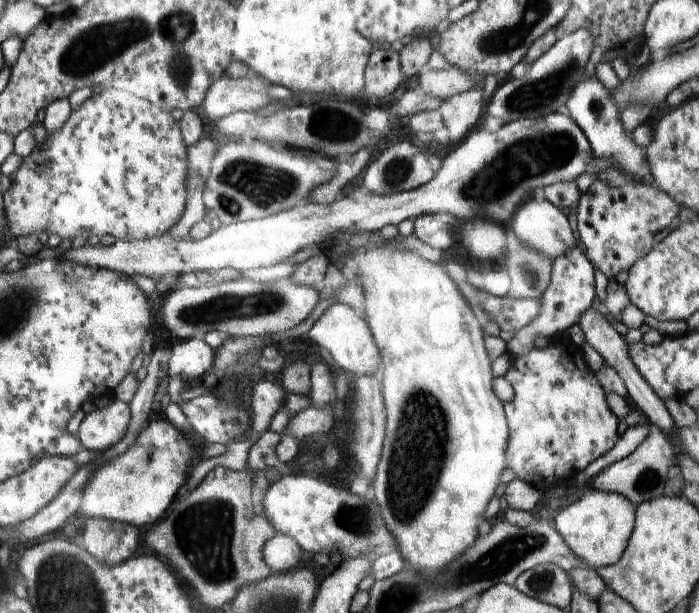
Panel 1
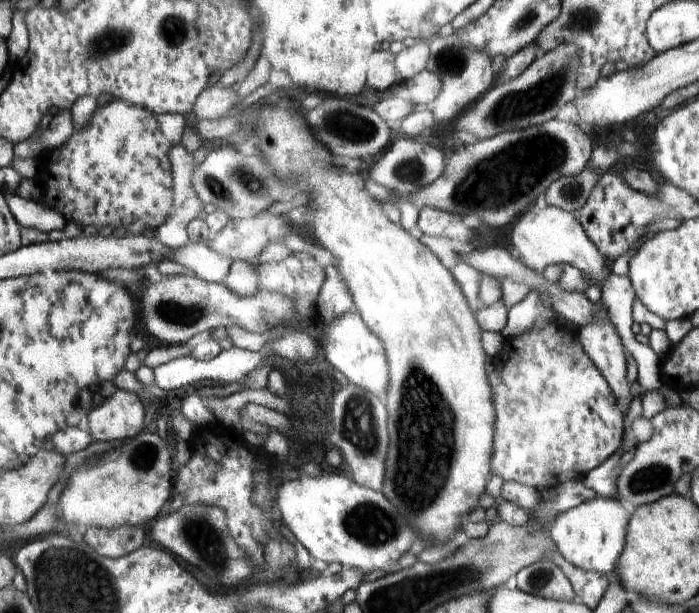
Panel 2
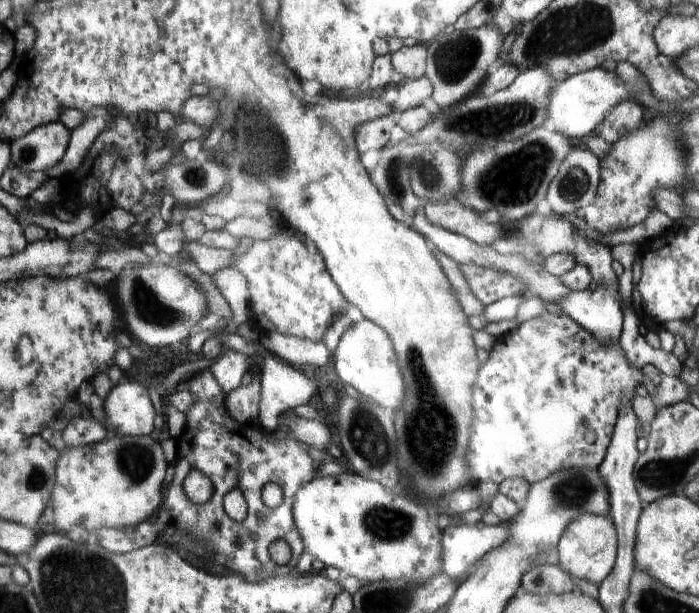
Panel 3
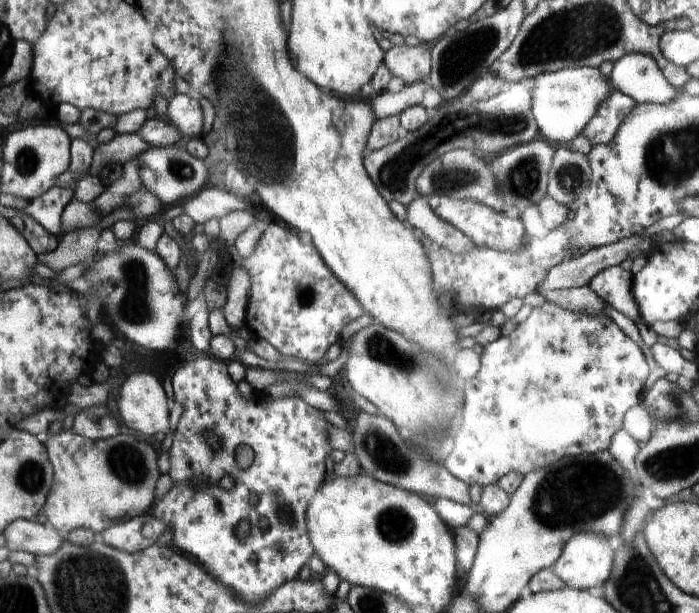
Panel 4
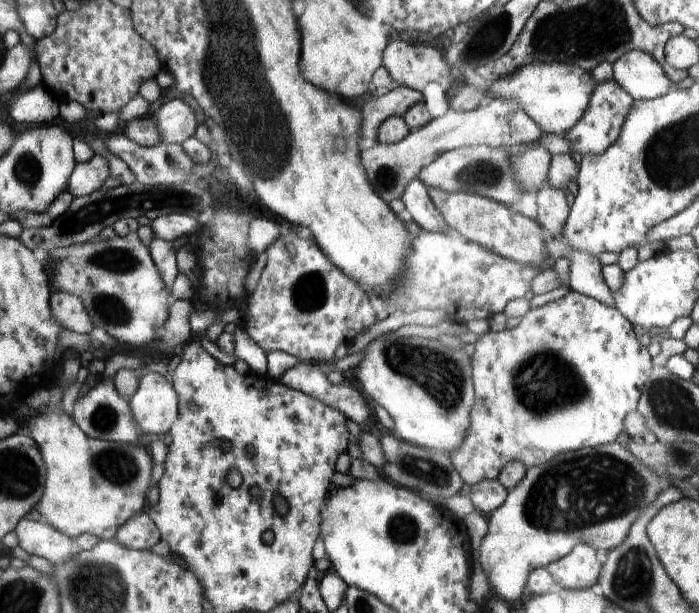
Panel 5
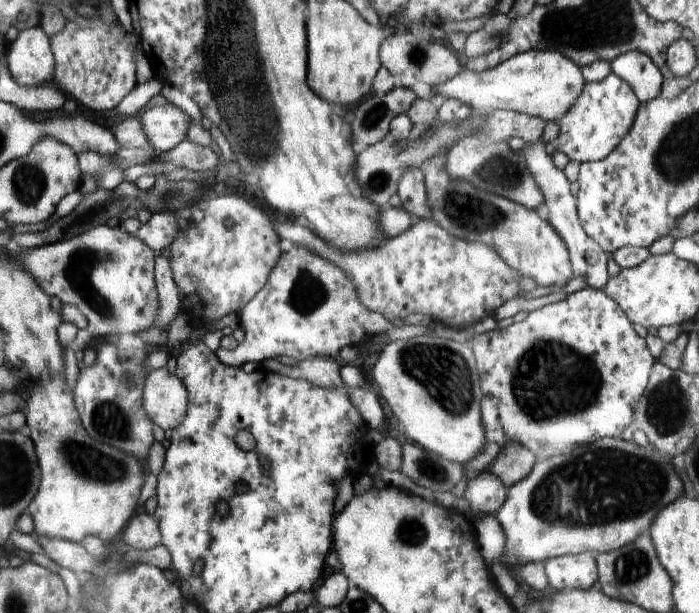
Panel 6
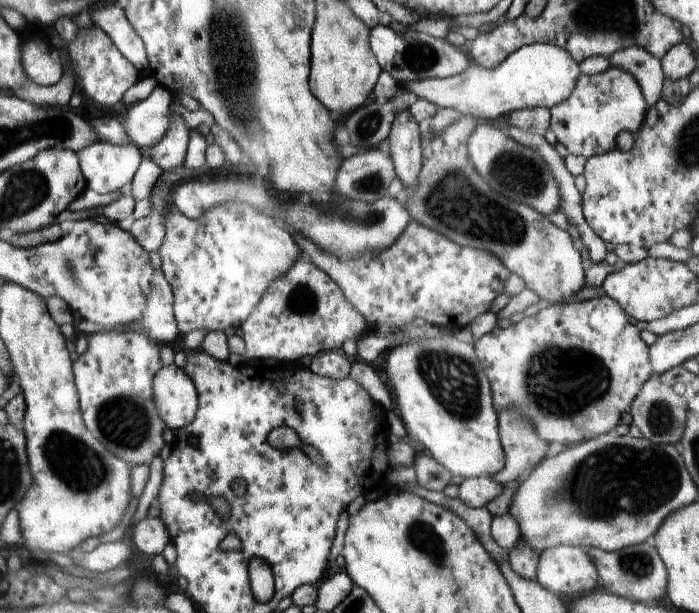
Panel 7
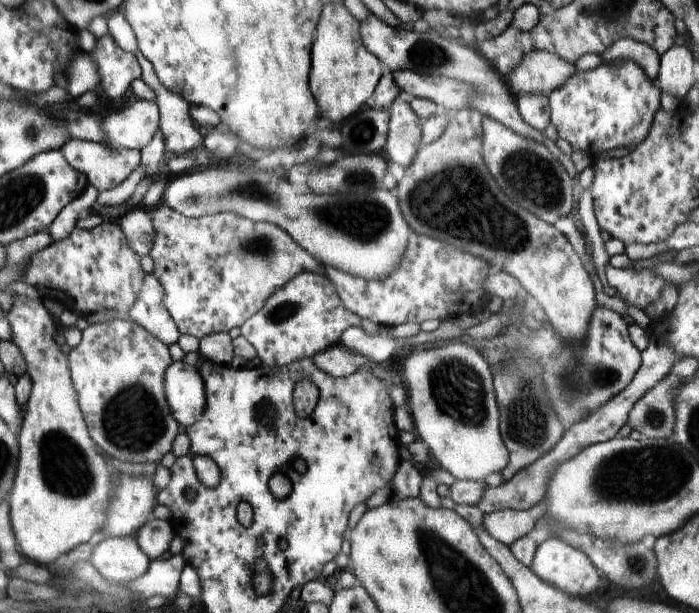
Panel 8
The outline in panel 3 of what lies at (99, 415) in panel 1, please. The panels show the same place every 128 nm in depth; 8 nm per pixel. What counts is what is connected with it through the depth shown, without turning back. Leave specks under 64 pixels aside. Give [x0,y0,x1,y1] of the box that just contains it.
[104,380,156,436]

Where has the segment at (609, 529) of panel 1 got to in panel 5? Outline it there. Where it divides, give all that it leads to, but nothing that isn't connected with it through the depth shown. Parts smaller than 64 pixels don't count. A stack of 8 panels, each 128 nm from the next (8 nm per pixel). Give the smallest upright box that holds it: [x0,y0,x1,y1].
[547,544,604,589]

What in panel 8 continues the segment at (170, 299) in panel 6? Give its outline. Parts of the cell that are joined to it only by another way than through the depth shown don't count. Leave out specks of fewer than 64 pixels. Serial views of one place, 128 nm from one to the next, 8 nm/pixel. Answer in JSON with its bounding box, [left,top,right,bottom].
[130,273,181,345]

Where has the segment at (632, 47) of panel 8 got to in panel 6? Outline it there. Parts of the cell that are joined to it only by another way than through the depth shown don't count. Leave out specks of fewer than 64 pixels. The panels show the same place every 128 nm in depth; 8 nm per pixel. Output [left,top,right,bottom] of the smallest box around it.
[611,51,666,104]

